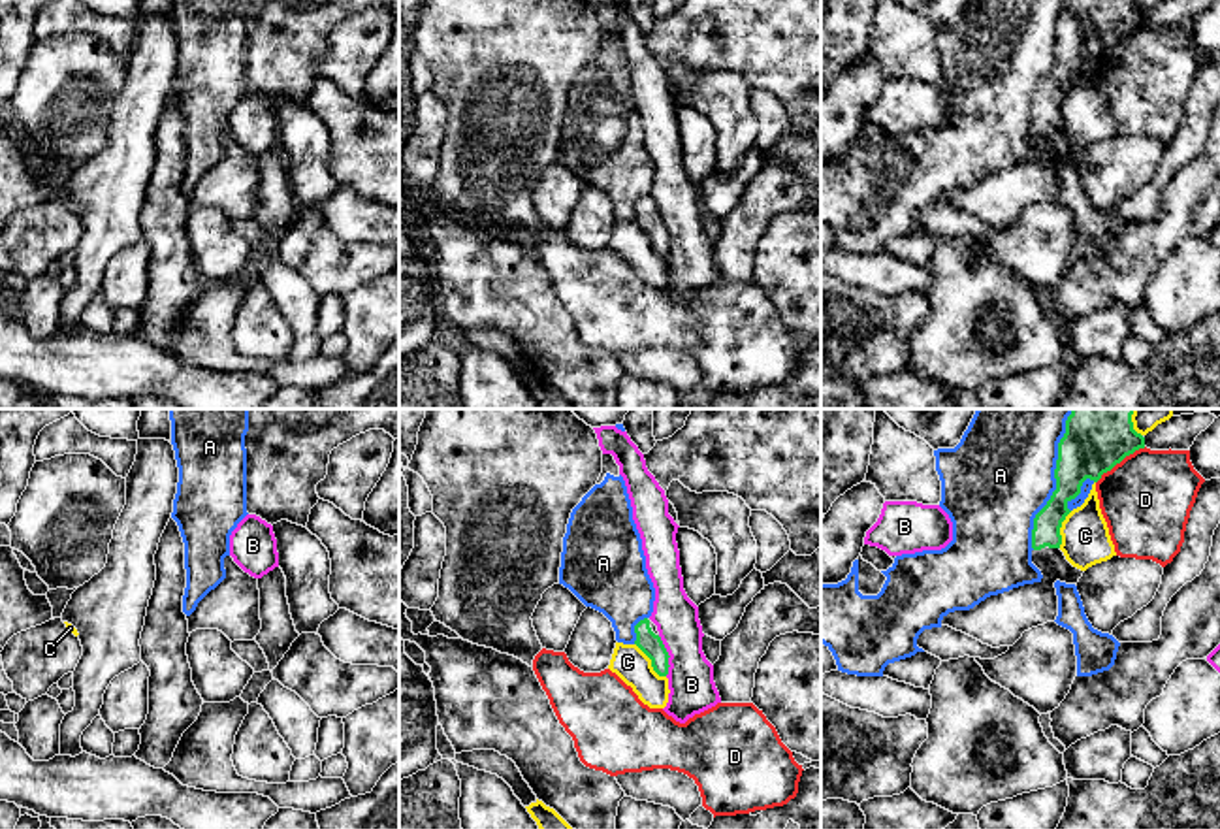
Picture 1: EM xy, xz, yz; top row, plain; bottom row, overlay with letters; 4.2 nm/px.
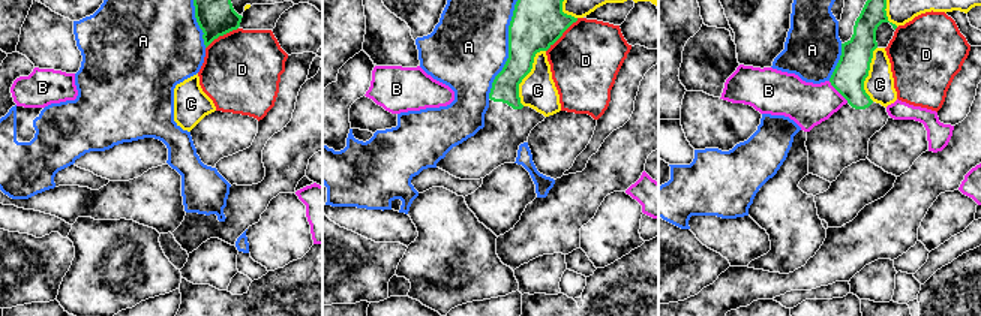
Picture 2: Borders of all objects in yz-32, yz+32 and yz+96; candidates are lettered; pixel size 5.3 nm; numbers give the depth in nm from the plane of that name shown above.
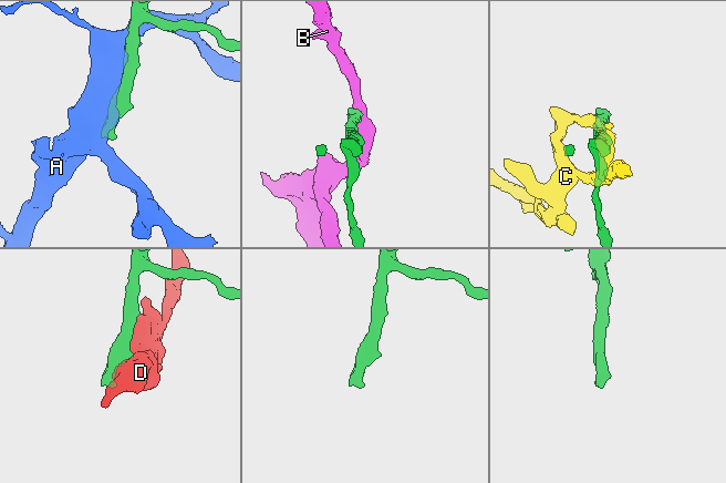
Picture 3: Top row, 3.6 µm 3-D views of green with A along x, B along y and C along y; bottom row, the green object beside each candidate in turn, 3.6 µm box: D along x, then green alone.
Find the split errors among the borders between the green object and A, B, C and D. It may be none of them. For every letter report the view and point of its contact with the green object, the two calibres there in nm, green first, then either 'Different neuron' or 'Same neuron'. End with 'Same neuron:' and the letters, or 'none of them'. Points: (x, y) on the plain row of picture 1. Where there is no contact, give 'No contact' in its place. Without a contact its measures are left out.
A: Touches green at yz (1057, 65). Thickness 240 nm (green) against 460 nm. Different neuron
B: Touches green at xz (669, 234). Thickness 90 nm (green) against 190 nm. Different neuron
C: Touches green at xz (652, 240). Thickness 90 nm (green) against 150 nm. Different neuron
D: Touches green at yz (1119, 40). Thickness 240 nm (green) against 380 nm. Different neuron
Same neuron: none of them

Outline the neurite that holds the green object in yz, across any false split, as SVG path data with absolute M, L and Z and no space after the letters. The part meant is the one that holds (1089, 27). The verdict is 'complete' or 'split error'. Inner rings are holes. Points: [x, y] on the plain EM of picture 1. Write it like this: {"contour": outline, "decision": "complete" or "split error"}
{"contour": "M1066 0L1054 47L1056 68L1035 92L1032 107L1032 141L1043 156L990 173L970 188L949 190L941 203L1000 226L1013 224L1032 205L1054 200L1058 194L1054 160L1077 162L1084 151L1060 128L1060 106L1071 90L1068 81L1081 72L1086 57L1098 60L1103 51L1139 26L1145 26L1145 15L1133 8L1133 0Z", "decision": "split error"}

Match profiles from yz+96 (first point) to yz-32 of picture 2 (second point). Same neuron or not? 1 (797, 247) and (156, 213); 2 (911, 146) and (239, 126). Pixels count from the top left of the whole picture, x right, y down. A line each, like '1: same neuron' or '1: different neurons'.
1: different neurons
2: same neuron

